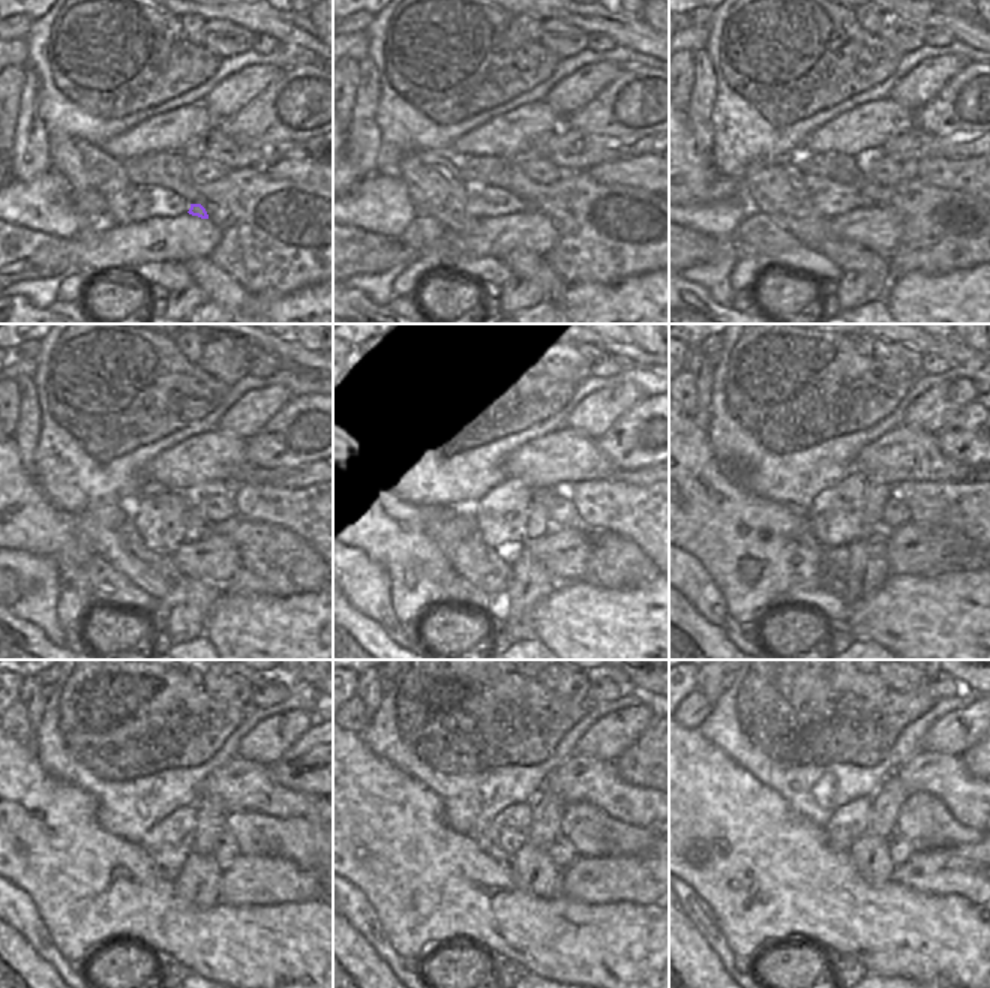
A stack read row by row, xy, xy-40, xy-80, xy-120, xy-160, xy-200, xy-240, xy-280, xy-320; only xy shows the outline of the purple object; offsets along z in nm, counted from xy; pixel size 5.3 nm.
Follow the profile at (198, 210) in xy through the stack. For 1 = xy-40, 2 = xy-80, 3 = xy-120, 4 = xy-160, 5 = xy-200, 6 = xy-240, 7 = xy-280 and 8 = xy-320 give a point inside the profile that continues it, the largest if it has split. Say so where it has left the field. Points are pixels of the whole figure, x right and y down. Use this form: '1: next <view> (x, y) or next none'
1: next xy-40 (528, 207)
2: next xy-80 (864, 201)
3: next xy-120 (197, 528)
4: next xy-160 (537, 522)
5: next xy-200 (876, 494)
6: next xy-240 (210, 820)
7: next xy-280 (548, 808)
8: next xy-320 (887, 802)

